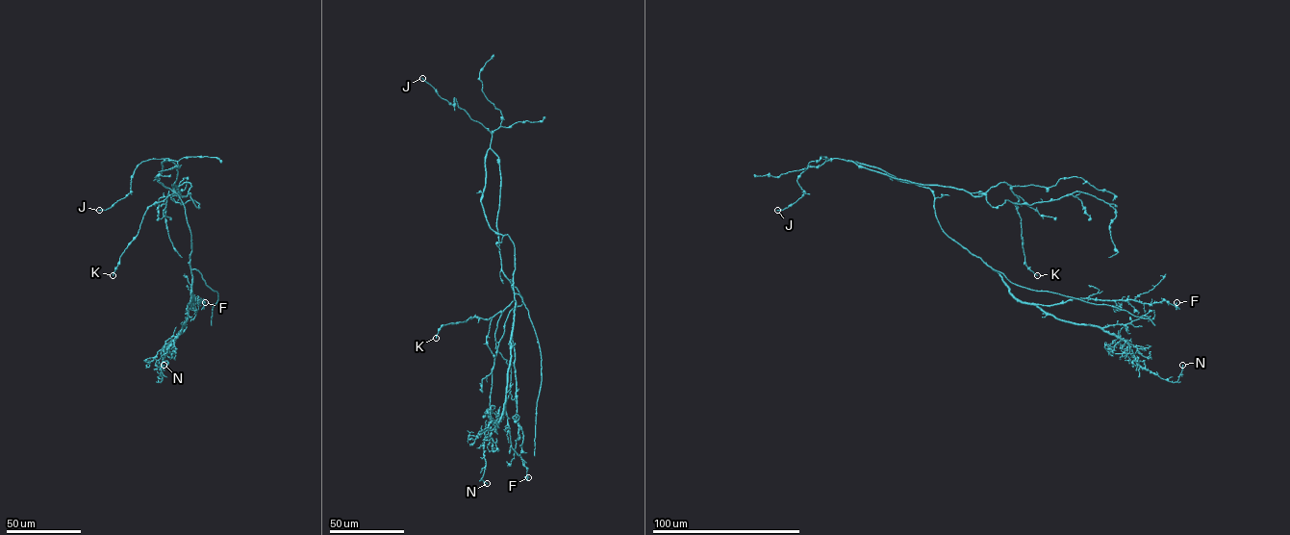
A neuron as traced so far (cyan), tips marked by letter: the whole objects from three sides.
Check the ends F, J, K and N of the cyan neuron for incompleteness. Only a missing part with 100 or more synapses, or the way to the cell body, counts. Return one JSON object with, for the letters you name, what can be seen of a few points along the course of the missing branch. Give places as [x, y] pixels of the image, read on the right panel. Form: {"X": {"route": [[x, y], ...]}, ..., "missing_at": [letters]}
{"missing_at": []}

